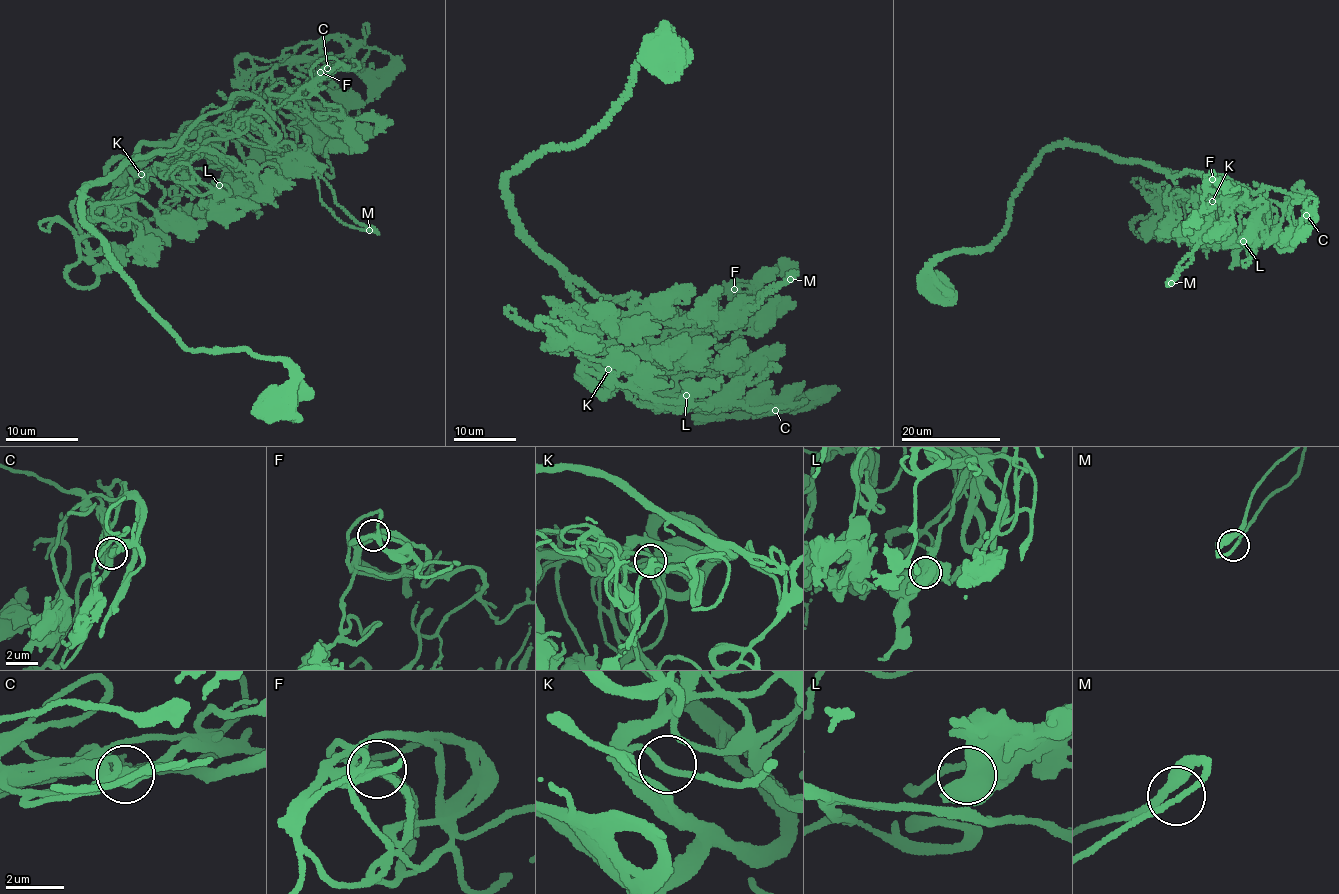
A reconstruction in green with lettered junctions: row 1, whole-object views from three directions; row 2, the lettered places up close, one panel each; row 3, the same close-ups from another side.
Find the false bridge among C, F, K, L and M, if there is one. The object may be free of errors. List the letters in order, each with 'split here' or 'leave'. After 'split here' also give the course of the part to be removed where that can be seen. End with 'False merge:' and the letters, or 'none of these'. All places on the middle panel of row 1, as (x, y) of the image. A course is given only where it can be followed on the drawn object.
C: leave
F: leave
K: leave
L: leave
M: leave
False merge: none of these

